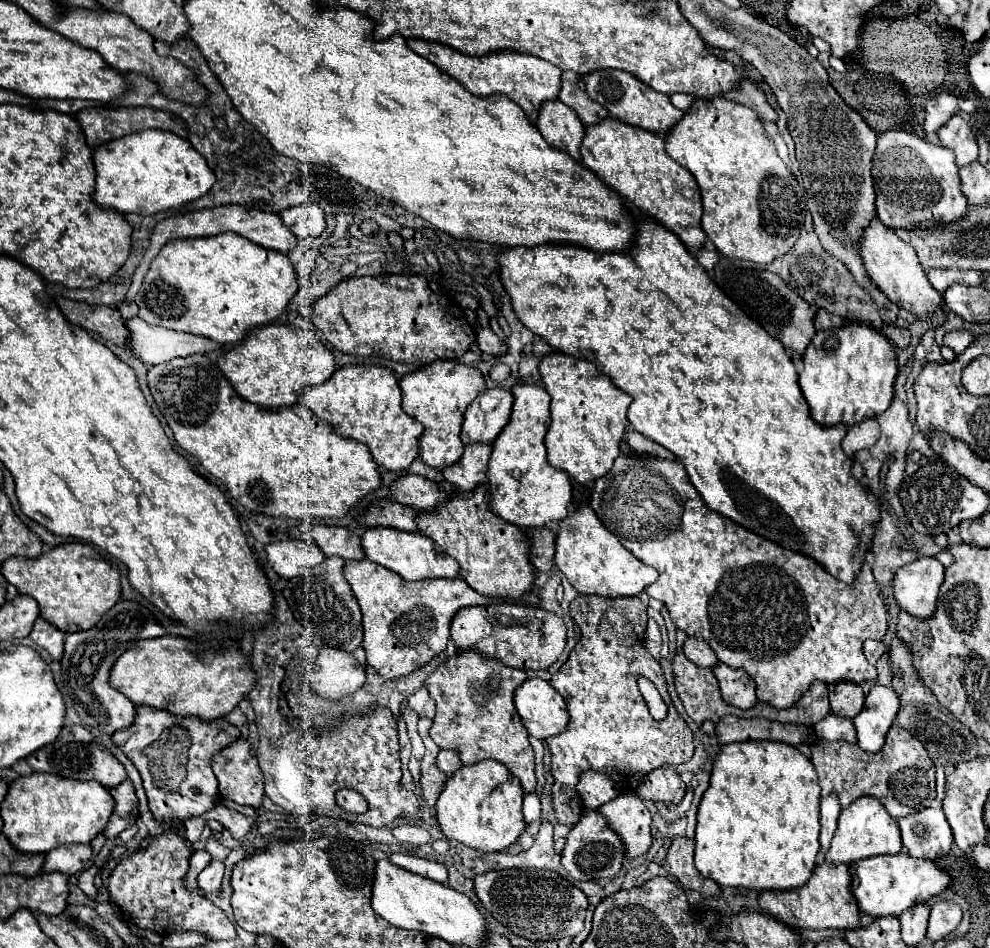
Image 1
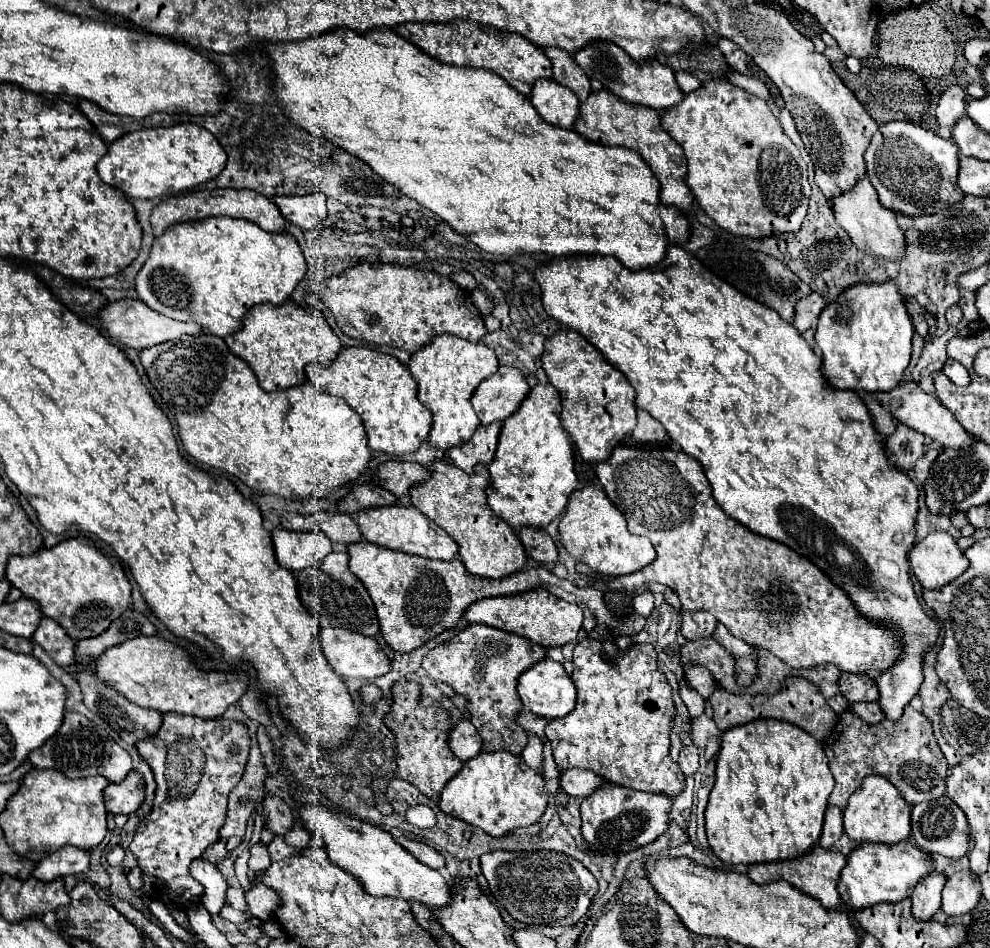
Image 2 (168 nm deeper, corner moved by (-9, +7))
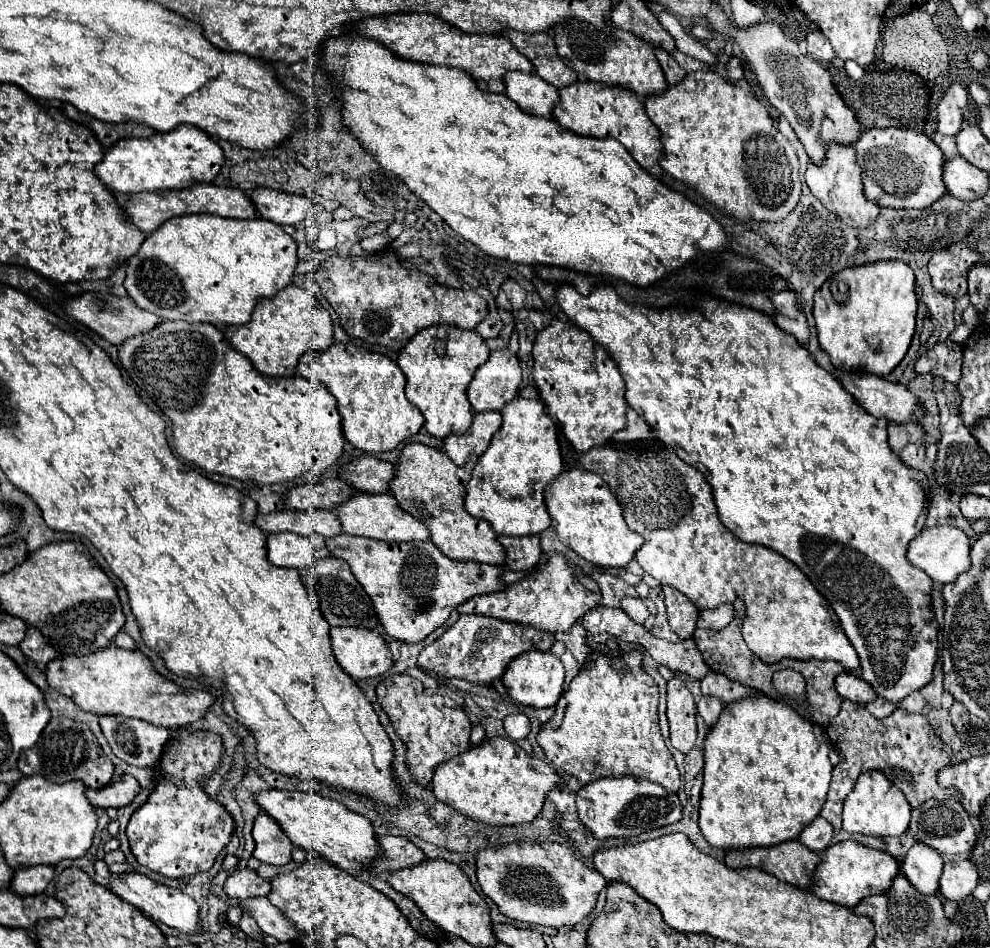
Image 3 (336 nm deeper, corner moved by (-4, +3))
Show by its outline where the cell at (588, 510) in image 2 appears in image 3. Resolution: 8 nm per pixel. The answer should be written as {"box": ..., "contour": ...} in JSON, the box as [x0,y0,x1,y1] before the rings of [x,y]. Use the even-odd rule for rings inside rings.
{"box":[545,471,645,569],"contour":[[[563,471],[559,479],[547,487],[545,503],[551,519],[555,521],[559,541],[593,565],[617,569],[627,567],[627,563],[635,559],[635,553],[645,543],[641,535],[629,531],[629,527],[625,525],[621,507],[611,495],[609,487],[605,487],[603,479],[597,479],[589,471]]]}

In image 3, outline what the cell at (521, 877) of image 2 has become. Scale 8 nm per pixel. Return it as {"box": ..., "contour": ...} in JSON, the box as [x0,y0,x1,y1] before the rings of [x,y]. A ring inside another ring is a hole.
{"box":[477,843,607,927],"contour":[[[563,843],[505,845],[477,853],[477,879],[499,911],[515,921],[545,927],[573,927],[583,921],[597,903],[599,891],[607,885],[595,869],[589,869]]]}

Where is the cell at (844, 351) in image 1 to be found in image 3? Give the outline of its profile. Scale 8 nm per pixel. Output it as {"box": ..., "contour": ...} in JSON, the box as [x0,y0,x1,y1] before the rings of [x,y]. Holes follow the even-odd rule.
{"box":[813,263,915,377],"contour":[[[871,263],[833,275],[815,295],[813,317],[821,349],[839,371],[887,377],[905,357],[915,331],[915,277],[905,263]]]}

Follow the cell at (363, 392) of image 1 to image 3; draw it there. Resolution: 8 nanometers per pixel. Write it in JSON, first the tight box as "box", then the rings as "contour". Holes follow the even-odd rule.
{"box":[297,343,423,453],"contour":[[[333,343],[321,353],[309,351],[301,357],[297,371],[323,383],[337,399],[345,439],[365,453],[393,451],[423,427],[421,411],[405,397],[405,375],[387,355],[367,351],[353,343]]]}

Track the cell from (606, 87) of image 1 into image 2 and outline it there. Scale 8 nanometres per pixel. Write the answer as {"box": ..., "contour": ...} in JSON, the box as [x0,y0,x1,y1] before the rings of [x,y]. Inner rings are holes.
{"box":[574,41,684,111],"contour":[[[594,41],[592,45],[582,47],[582,51],[574,53],[574,61],[584,69],[584,73],[590,79],[596,79],[598,83],[602,83],[602,87],[606,91],[610,91],[616,97],[630,101],[630,103],[646,105],[646,107],[652,107],[656,111],[666,111],[666,109],[678,105],[684,97],[684,93],[680,91],[680,87],[674,79],[674,71],[670,67],[662,65],[656,59],[636,63],[634,59],[630,59],[626,55],[624,49],[618,49],[610,41]]]}

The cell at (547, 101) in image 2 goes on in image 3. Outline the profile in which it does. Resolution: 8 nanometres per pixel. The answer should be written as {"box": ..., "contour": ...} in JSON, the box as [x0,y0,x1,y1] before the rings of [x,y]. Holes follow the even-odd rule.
{"box":[505,71,559,119],"contour":[[[513,71],[505,75],[505,93],[525,113],[551,119],[553,107],[559,103],[559,91],[535,73]]]}

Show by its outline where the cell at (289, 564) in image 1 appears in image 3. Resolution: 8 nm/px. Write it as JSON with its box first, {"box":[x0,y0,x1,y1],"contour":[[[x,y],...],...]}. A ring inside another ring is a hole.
{"box":[267,533,327,569],"contour":[[[275,533],[267,535],[267,559],[277,567],[305,569],[313,567],[315,561],[327,557],[327,545],[321,535],[297,535],[297,533]]]}

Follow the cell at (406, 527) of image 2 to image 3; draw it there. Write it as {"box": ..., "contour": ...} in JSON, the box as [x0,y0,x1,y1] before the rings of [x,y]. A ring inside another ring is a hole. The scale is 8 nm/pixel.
{"box":[335,493,431,543],"contour":[[[359,493],[349,503],[341,503],[341,507],[335,509],[343,533],[347,535],[359,535],[359,537],[369,537],[369,539],[379,539],[387,543],[413,543],[413,541],[431,541],[429,529],[417,521],[413,515],[405,513],[393,493],[379,493],[379,495],[369,495],[369,493]]]}

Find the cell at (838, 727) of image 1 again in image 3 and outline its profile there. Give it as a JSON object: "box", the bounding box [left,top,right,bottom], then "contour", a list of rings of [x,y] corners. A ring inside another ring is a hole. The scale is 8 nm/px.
{"box":[867,697,895,719],"contour":[[[877,697],[873,703],[867,703],[867,711],[869,711],[873,717],[877,717],[877,719],[885,719],[885,717],[889,717],[889,715],[895,711],[895,705],[891,705],[891,703],[887,703],[885,699]]]}

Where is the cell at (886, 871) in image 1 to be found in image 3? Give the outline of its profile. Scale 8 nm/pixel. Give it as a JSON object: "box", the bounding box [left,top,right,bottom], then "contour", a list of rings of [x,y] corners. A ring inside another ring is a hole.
{"box":[811,839,901,909],"contour":[[[849,839],[843,843],[831,845],[823,853],[823,861],[815,871],[811,891],[825,901],[853,909],[869,895],[883,895],[893,885],[899,871],[901,871],[901,861],[895,859],[891,853],[879,851],[879,849],[869,849],[869,847]]]}

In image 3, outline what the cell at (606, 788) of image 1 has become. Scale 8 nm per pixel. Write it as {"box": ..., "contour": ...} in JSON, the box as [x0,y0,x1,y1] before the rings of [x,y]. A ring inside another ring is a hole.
{"box":[431,737,563,825],"contour":[[[507,737],[485,739],[481,745],[437,767],[431,789],[437,801],[485,825],[519,825],[533,821],[549,791],[563,785],[563,777],[543,759],[527,755]]]}

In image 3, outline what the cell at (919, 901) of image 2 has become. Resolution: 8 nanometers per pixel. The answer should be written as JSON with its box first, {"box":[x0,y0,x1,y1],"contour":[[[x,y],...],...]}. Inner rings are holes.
{"box":[903,843,943,897],"contour":[[[915,843],[903,859],[903,875],[909,879],[913,889],[925,897],[937,895],[939,879],[943,873],[943,859],[931,847]]]}

